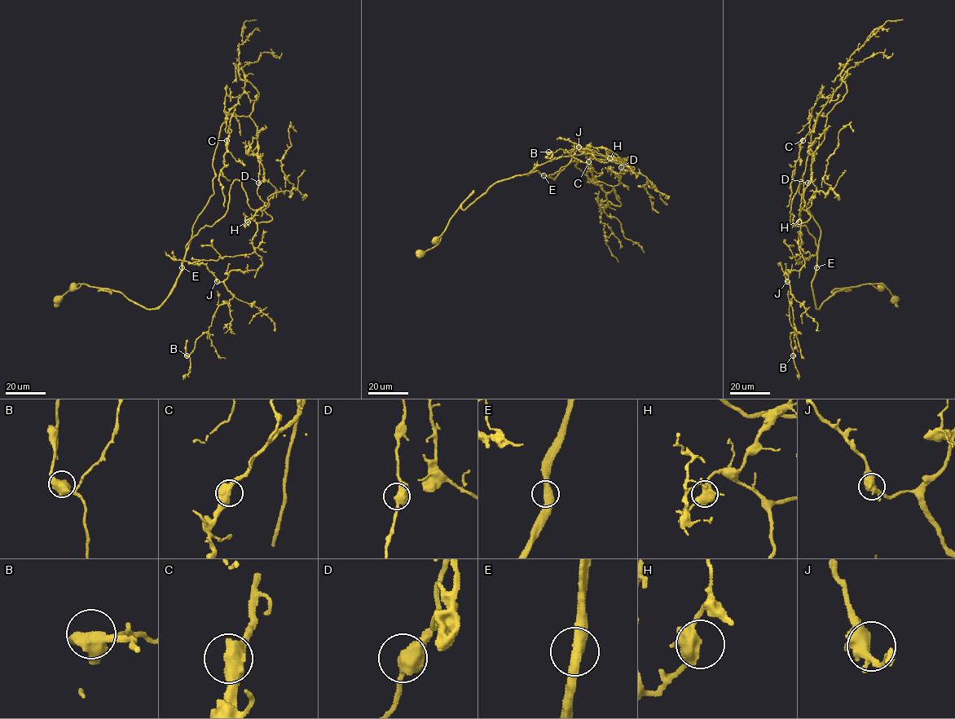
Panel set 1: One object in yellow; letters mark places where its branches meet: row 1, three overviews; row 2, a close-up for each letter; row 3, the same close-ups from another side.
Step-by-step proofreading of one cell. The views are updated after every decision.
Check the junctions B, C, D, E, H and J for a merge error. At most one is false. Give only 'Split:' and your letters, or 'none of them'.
Split: E

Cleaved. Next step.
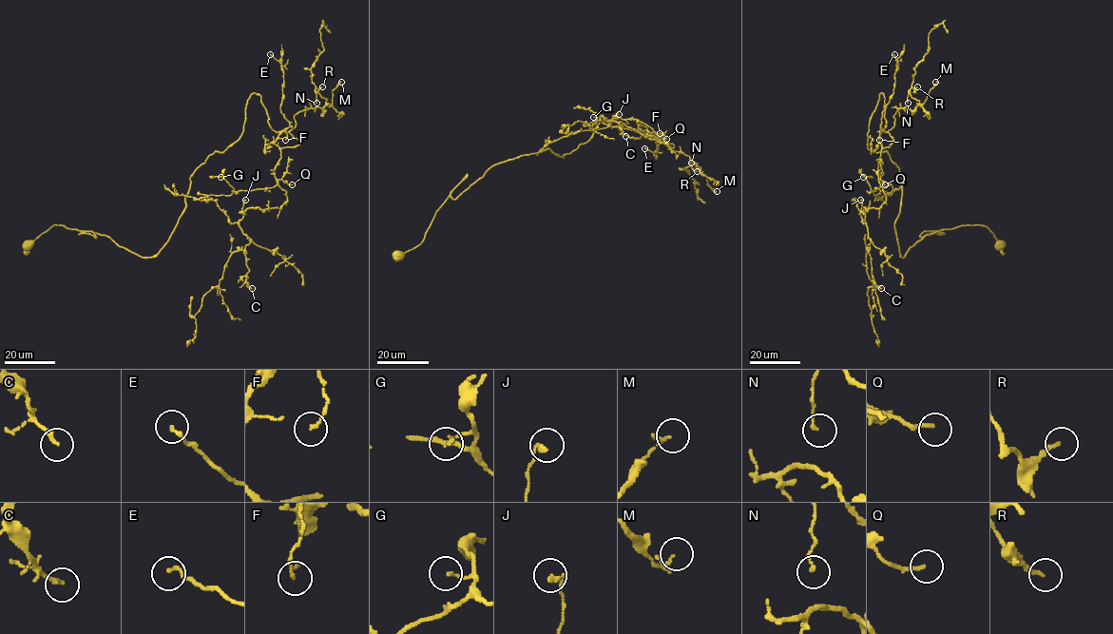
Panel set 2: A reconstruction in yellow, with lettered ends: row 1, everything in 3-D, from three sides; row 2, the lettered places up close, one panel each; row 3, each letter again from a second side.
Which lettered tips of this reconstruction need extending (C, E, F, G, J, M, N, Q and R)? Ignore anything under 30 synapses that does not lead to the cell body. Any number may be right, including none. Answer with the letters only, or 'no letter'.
Q

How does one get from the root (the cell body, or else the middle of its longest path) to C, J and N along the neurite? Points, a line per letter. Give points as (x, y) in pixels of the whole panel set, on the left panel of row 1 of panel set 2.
C: (244, 123), (259, 94), (270, 126), (299, 142), (274, 170), (287, 200), (248, 207), (239, 222), (252, 288)
J: (244, 123), (259, 94), (270, 126), (299, 142), (274, 170), (280, 207), (242, 211), (245, 200)
N: (244, 123), (253, 93), (277, 132), (289, 132), (301, 111), (323, 111), (327, 100), (316, 92), (316, 103)

